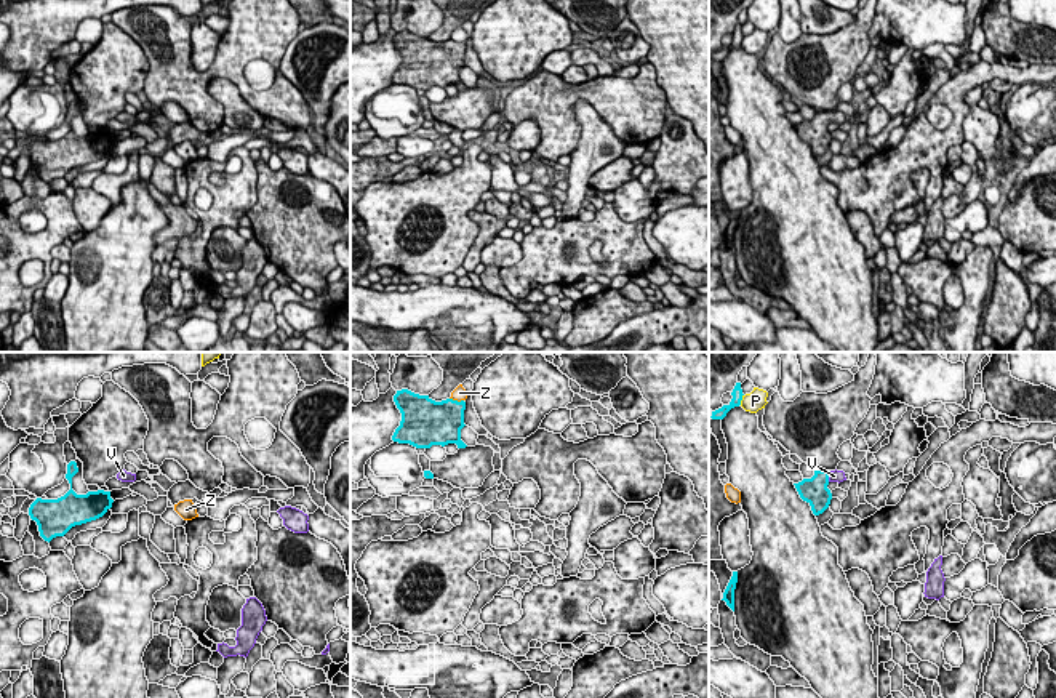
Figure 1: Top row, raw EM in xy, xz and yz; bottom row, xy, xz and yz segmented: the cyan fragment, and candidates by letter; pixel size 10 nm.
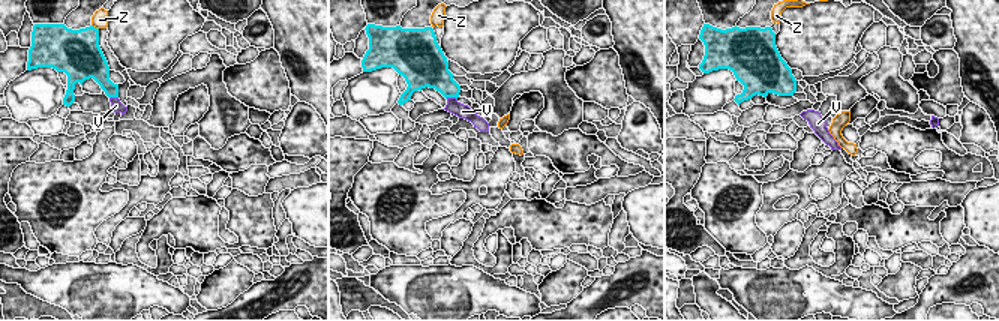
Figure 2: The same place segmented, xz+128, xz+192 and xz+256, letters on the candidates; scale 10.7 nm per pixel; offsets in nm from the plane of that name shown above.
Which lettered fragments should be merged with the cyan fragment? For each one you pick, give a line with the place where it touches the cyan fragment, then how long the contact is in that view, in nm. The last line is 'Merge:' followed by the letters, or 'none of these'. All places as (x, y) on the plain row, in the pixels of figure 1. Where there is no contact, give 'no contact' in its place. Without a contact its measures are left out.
V: contact yz (828, 117); length 110 nm
Merge: V

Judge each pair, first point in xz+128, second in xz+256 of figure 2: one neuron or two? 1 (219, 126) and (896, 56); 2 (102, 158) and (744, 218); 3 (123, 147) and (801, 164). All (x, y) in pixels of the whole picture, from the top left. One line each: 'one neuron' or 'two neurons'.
1: one neuron
2: one neuron
3: two neurons

